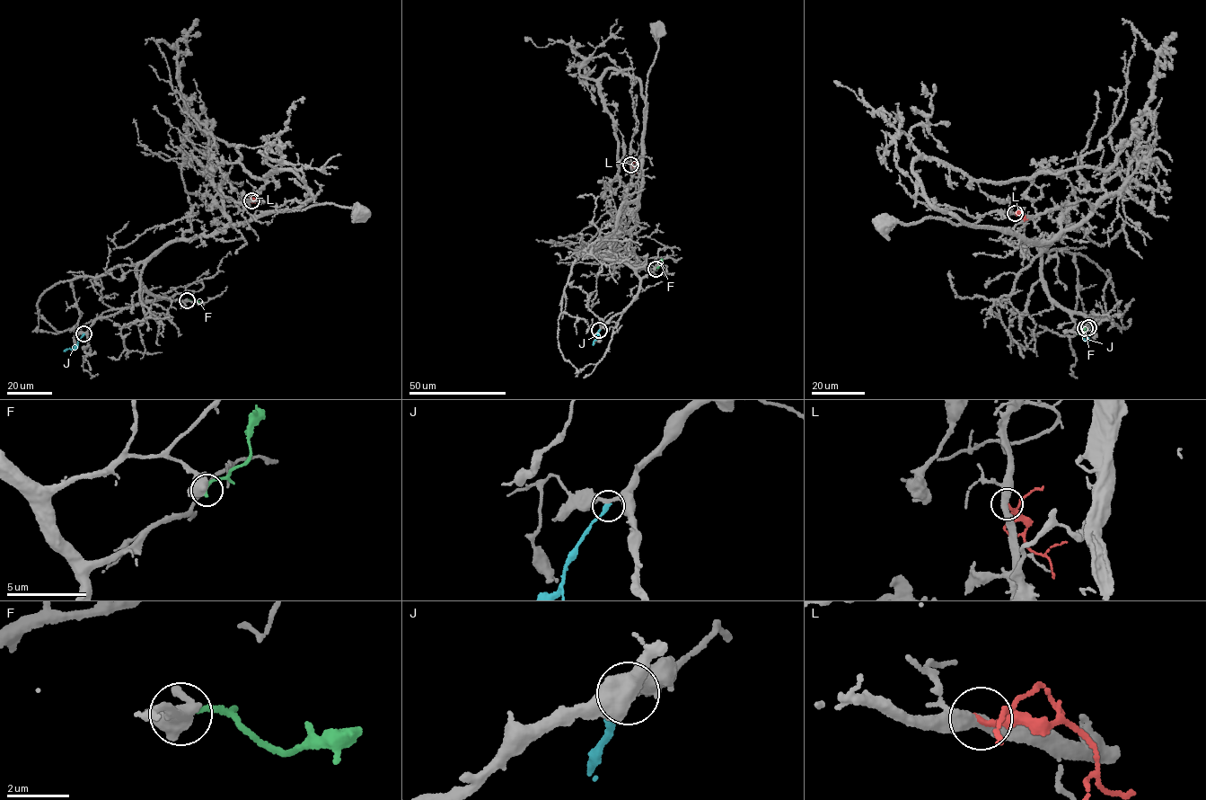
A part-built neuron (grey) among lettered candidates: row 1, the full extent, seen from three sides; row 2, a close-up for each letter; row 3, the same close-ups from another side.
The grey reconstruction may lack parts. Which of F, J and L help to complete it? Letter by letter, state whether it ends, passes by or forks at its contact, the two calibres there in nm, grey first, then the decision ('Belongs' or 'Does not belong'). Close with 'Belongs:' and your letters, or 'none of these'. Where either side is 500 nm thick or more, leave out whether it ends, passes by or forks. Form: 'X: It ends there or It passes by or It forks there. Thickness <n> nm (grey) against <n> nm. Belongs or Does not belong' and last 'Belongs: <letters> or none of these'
F: Thickness 550 nm (grey) against 200 nm. Does not belong
J: It ends there. Thickness 240 nm (grey) against 240 nm. Belongs
L: It ends there. Thickness 420 nm (grey) against 200 nm. Does not belong
Belongs: J

